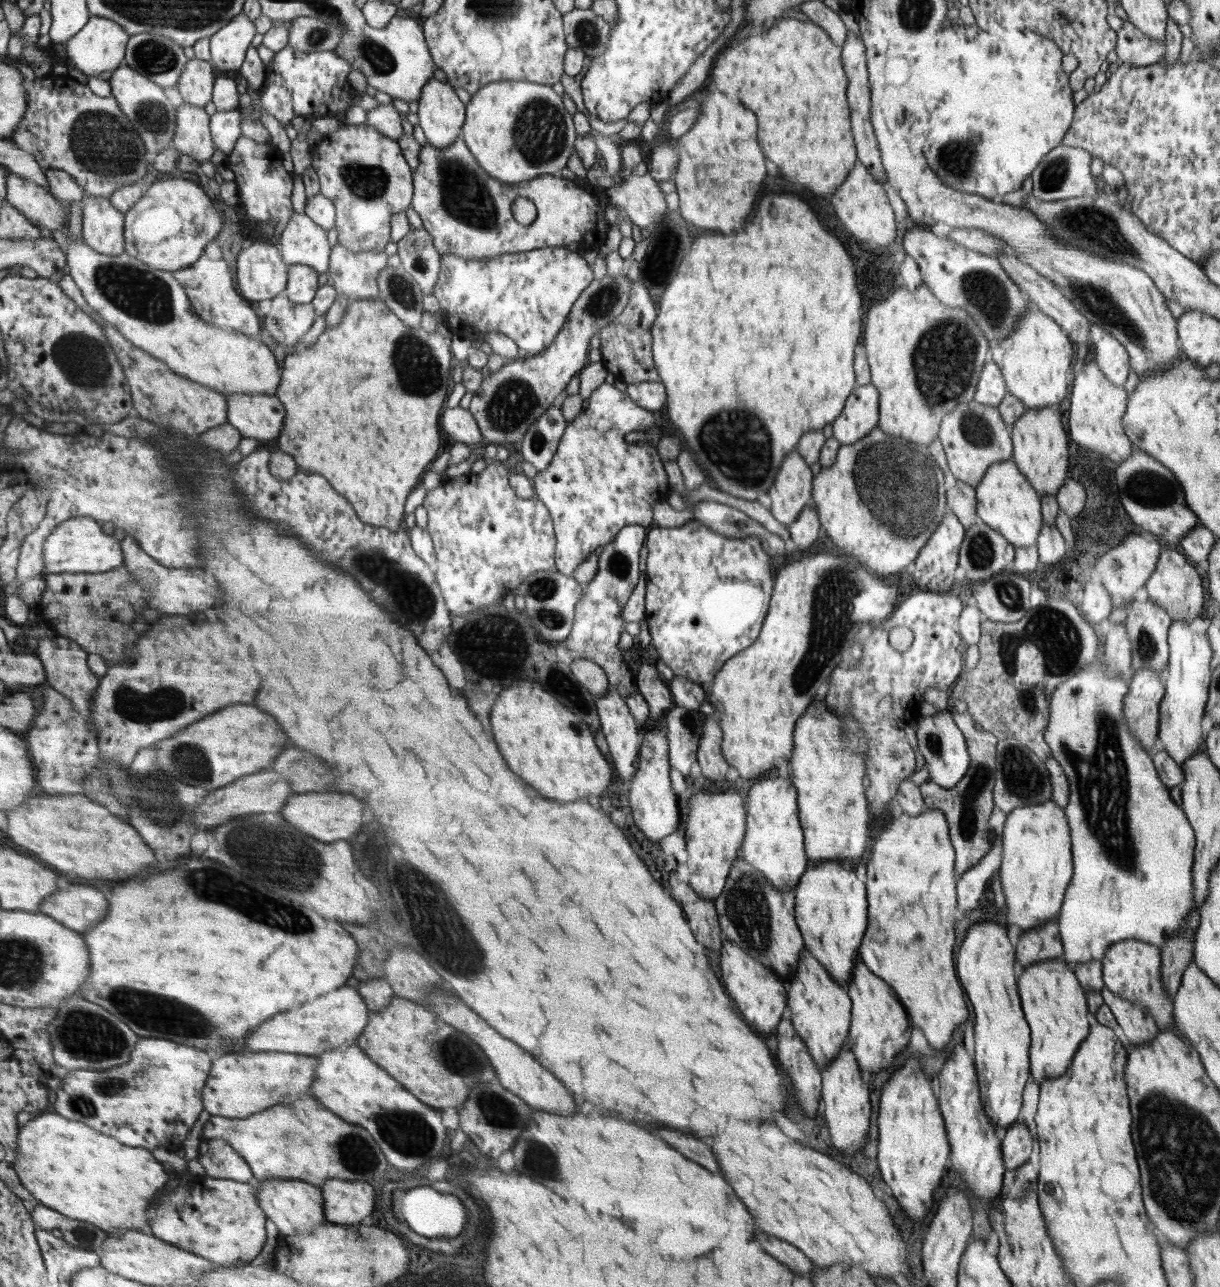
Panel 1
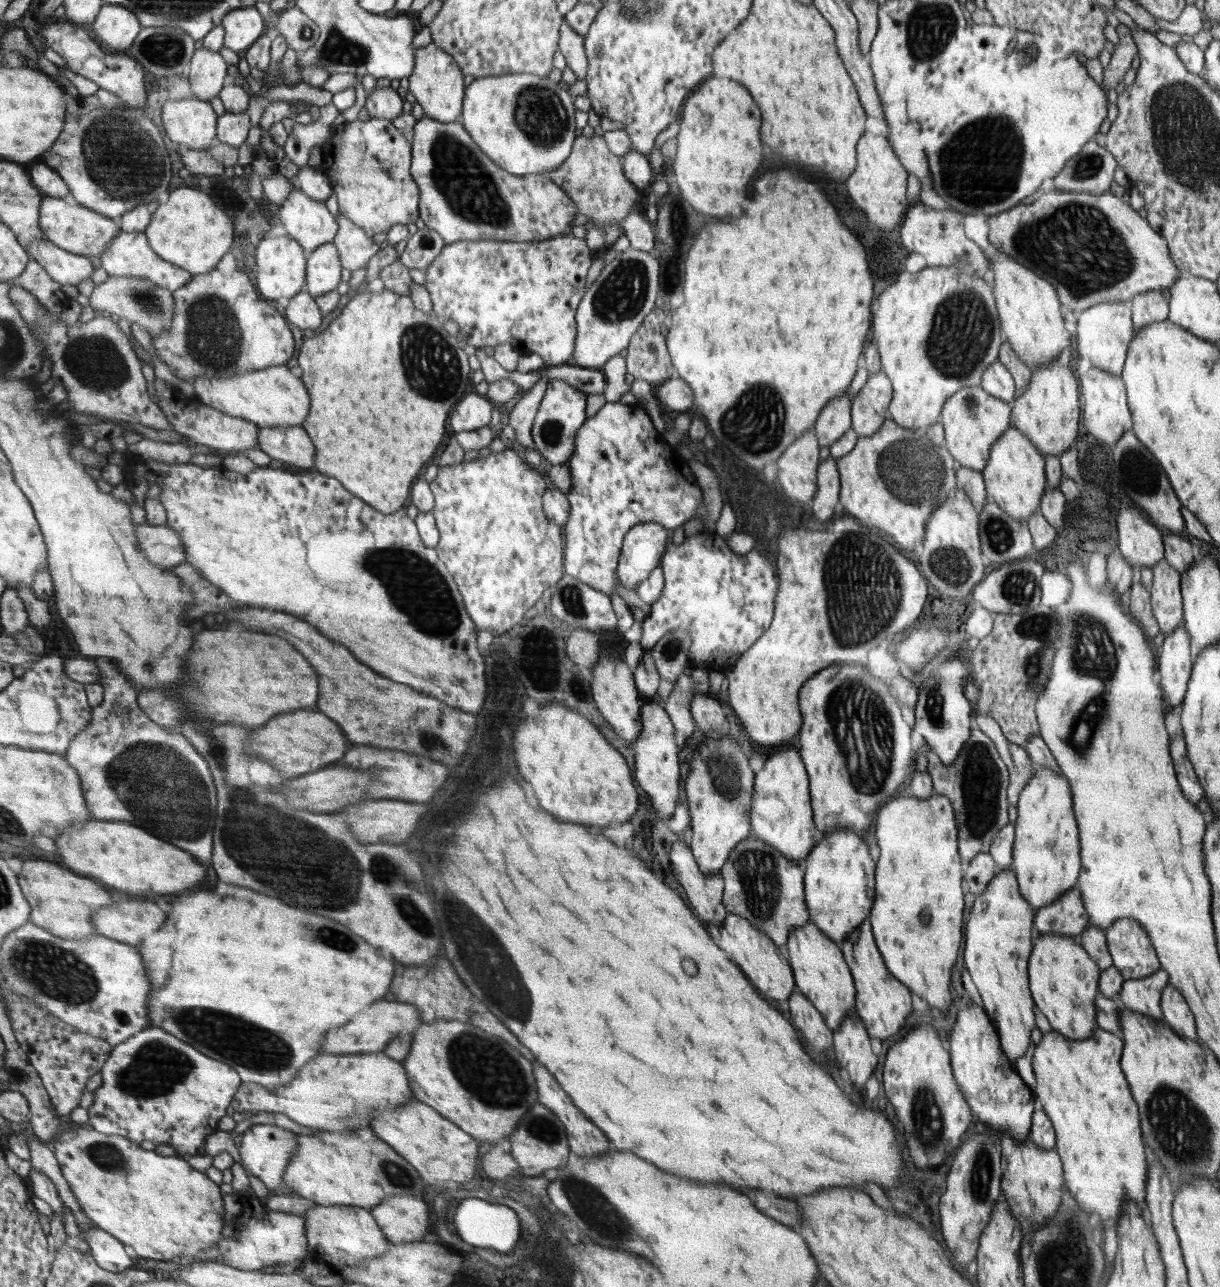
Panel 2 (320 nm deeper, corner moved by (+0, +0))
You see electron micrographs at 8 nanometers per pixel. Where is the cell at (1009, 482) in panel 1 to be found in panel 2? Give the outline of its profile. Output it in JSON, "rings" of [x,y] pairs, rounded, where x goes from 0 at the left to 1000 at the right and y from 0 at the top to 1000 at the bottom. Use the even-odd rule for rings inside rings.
{"rings":[[[833,332],[826,333],[814,345],[805,368],[810,387],[815,388],[828,402],[839,406],[851,396],[858,378],[857,354]]]}

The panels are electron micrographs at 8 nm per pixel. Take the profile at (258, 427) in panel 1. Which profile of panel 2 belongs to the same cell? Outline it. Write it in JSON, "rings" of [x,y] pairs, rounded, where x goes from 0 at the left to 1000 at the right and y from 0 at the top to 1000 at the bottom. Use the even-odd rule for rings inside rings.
{"rings":[[[247,331],[213,333],[213,349],[233,361],[258,365],[259,348]]]}

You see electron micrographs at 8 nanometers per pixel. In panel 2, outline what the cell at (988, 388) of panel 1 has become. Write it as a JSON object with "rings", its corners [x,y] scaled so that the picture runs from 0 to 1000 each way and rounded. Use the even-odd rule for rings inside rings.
{"rings":[[[816,279],[804,293],[805,301],[813,308],[830,314],[832,310],[833,299],[830,291]]]}

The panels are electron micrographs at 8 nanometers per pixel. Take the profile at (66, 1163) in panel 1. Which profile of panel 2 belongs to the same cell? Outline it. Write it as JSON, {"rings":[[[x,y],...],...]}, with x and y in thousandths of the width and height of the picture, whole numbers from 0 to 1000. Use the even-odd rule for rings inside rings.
{"rings":[[[66,875],[54,876],[41,890],[59,928],[62,929],[69,943],[75,948],[76,953],[89,957],[103,968],[108,968],[113,977],[149,981],[152,976],[161,976],[167,970],[175,970],[183,962],[184,934],[180,920],[174,918],[169,912],[156,908],[152,899],[130,898],[116,894],[115,890],[111,892],[111,888],[102,883],[84,881]]]}

